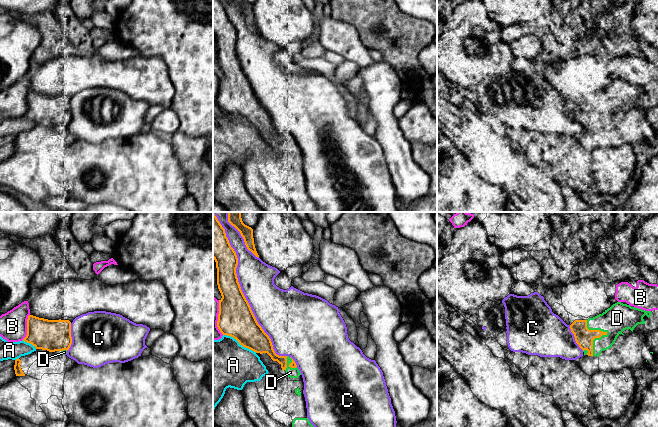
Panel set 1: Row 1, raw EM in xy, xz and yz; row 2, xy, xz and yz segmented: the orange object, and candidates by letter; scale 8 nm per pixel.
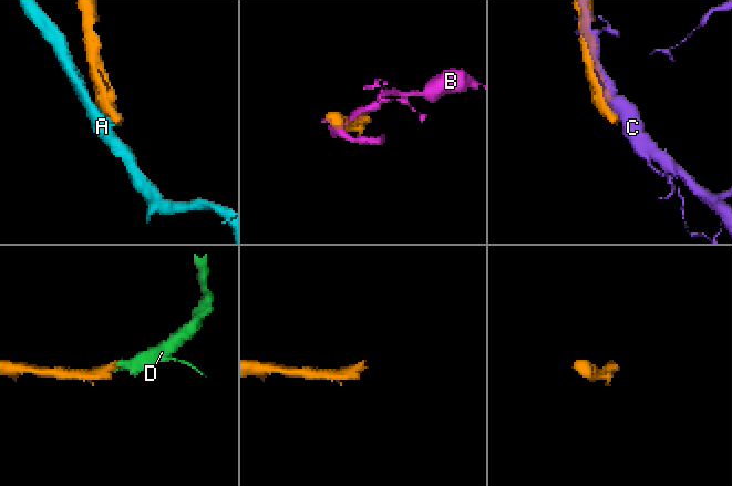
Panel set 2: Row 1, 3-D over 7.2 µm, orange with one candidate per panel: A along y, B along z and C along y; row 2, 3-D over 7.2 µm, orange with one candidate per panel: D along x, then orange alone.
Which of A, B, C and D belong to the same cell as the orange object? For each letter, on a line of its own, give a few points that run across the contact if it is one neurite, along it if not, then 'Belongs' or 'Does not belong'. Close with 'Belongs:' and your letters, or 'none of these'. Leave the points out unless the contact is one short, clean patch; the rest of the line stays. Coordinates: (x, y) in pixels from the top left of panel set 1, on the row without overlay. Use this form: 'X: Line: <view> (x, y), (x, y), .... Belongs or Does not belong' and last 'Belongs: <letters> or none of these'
A: Does not belong
B: Does not belong
C: Does not belong
D: Belongs
Belongs: D

